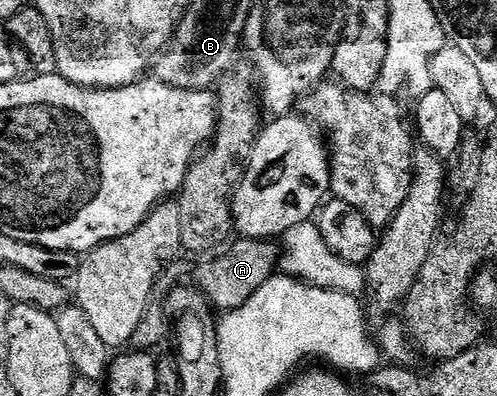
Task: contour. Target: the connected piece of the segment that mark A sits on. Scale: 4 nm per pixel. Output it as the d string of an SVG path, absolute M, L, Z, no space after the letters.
M239 238L228 243L218 254L204 259L207 261L200 266L194 283L207 297L212 309L219 311L220 308L220 313L226 314L245 306L245 302L249 302L249 298L253 298L253 294L257 294L257 290L276 275L280 249L273 245L271 240Z

